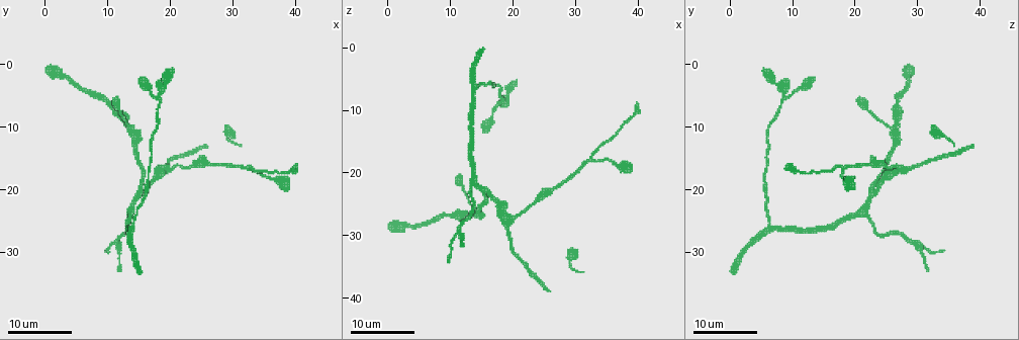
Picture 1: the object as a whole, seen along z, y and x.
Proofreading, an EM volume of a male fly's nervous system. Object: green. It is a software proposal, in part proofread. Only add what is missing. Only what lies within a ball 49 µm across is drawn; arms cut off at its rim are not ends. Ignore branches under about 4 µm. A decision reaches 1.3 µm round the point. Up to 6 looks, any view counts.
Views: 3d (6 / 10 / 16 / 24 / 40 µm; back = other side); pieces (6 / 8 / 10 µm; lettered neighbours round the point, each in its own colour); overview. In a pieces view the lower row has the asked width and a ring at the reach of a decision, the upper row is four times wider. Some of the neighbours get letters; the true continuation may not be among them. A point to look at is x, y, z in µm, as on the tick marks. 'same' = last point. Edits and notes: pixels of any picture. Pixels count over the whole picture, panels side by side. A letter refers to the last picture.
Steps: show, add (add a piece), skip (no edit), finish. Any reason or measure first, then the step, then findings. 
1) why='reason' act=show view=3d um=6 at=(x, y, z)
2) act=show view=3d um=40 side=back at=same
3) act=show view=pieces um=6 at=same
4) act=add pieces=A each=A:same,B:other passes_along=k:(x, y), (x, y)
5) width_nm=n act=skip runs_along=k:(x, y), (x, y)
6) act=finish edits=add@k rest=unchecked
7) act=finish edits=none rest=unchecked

why='free end' act=show view=3d um=24 at=(20.5, 1.0, 5.5)

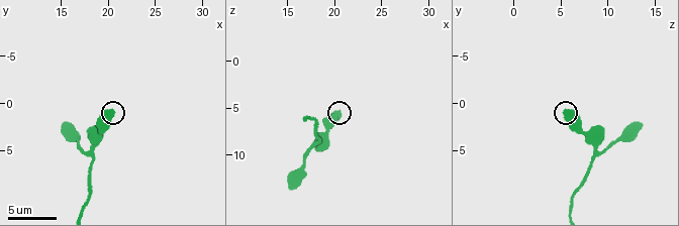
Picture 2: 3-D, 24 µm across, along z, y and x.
act=show view=pieces um=8 at=(20.2, 0.8, 5.6)

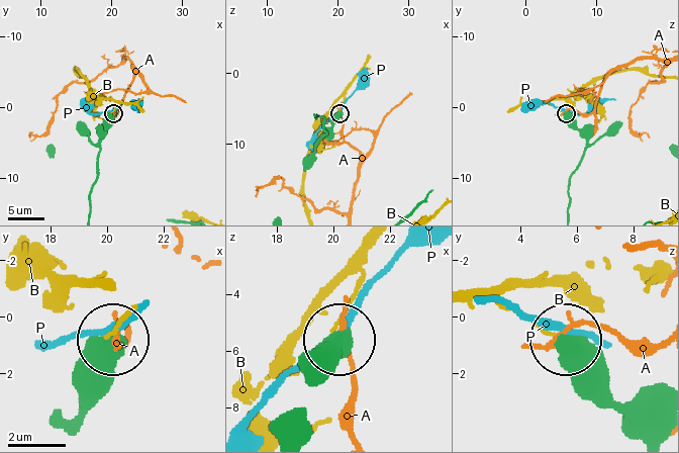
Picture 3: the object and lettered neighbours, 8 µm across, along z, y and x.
act=skip each=A:other,B:other,P:other runs_along=3:(568, 208), (569, 178), (585, 142), (566, 113) found='no lettered piece goes on from it'

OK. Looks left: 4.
why='free end' act=show view=3d um=10 at=(15.2, 2.2, 13.6)

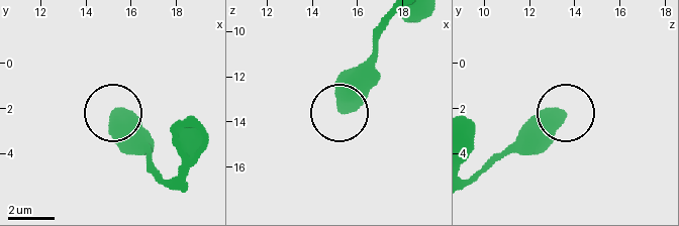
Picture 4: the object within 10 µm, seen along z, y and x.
why='what lies round it' act=show view=pieces um=6 at=(15.3, 2.2, 13.5)

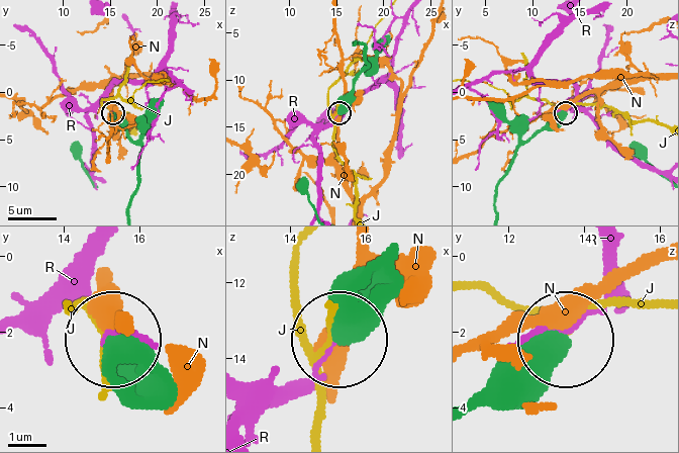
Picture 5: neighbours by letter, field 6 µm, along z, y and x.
act=skip each=J:other,N:other,R:other runs_along=5:(496, 208), (497, 181), (517, 148), (565, 114) found='none of them fits'

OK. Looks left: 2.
act=show view=3d um=16 at=(11.5, 5.5, 21.0)

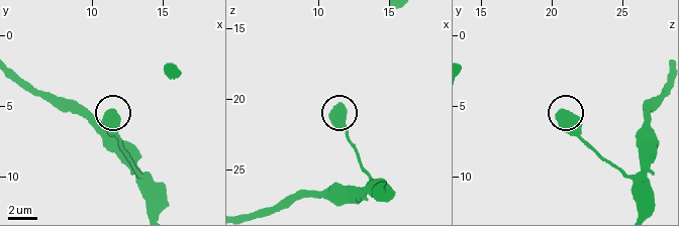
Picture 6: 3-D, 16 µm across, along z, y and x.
why='what lies round it' act=show view=pieces um=6 at=(11.6, 5.2, 20.8)

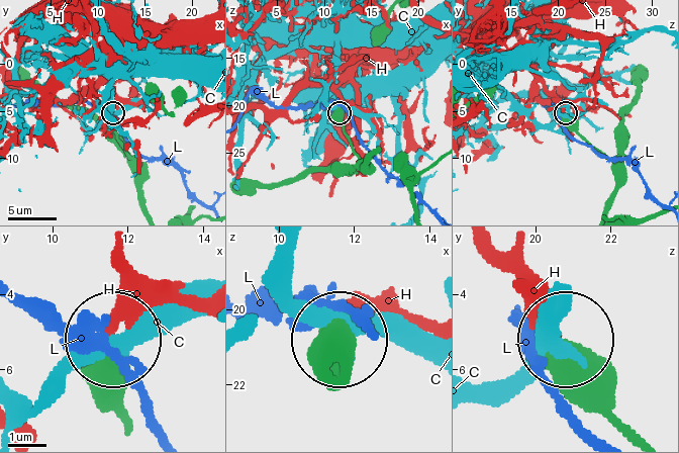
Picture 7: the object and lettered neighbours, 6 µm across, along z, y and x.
act=skip each=C:other,H:other,L:other runs_along=7:(146, 208), (134, 163), (119, 139), (113, 113) found='none of them fits'

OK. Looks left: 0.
act=finish edits=none rest=unchecked

